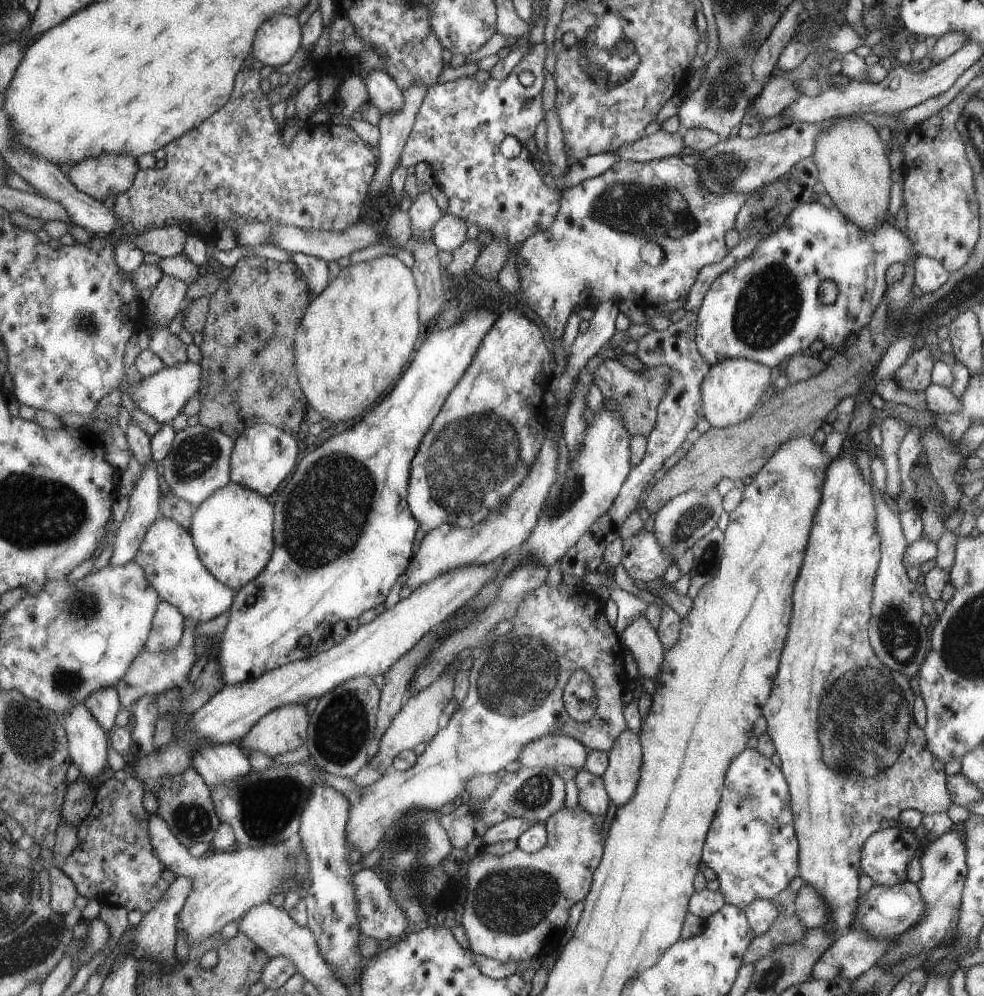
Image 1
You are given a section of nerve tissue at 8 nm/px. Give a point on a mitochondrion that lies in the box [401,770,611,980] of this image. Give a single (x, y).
(513, 902)

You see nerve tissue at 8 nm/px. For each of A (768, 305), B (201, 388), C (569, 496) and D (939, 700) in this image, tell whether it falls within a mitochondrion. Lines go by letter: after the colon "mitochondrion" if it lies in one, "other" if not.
A: mitochondrion
B: other
C: mitochondrion
D: other

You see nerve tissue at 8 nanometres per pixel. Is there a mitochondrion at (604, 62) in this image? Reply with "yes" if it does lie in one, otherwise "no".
yes

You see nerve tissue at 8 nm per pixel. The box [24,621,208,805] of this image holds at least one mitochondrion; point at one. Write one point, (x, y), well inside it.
(66, 681)

